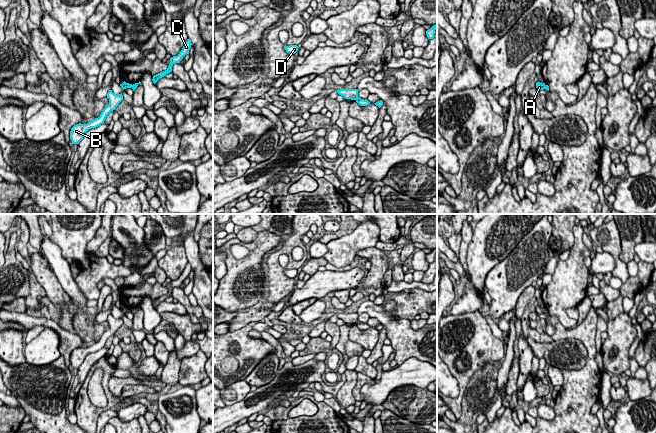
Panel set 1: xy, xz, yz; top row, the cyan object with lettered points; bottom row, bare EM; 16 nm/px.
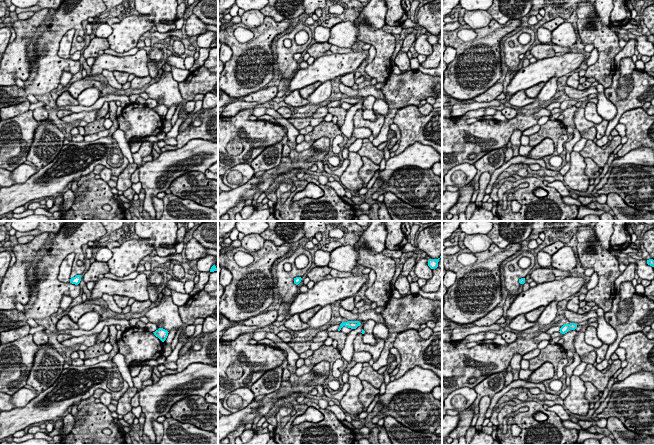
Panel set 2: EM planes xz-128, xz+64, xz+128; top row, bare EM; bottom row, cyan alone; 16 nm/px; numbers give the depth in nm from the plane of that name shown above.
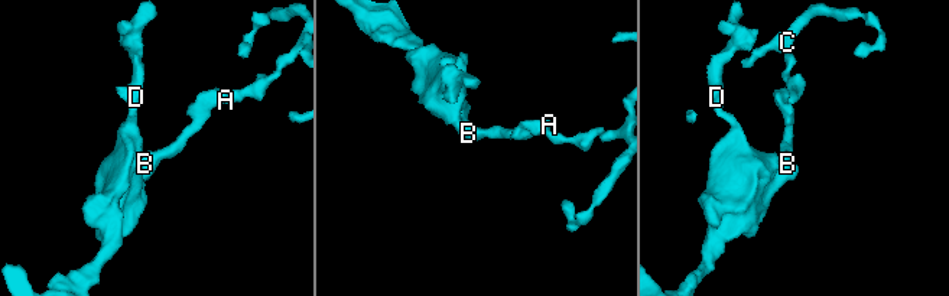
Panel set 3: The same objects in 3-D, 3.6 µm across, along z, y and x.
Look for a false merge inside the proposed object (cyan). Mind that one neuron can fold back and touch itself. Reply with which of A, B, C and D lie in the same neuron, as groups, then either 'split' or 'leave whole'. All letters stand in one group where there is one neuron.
groups A B D / C; split

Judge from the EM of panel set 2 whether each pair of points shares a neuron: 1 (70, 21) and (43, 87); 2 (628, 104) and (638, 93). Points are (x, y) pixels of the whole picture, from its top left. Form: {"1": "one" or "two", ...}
{"1": "one", "2": "one"}

